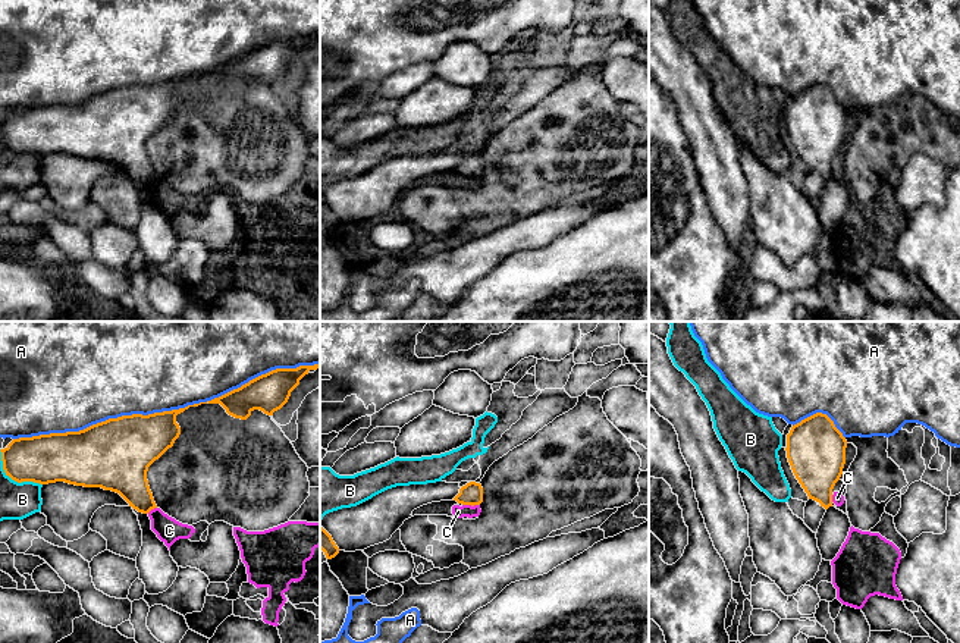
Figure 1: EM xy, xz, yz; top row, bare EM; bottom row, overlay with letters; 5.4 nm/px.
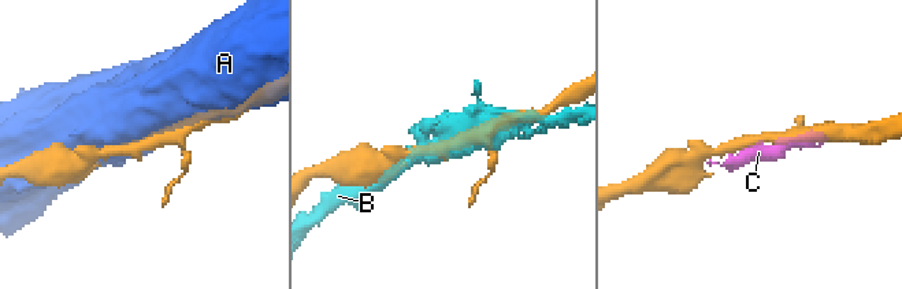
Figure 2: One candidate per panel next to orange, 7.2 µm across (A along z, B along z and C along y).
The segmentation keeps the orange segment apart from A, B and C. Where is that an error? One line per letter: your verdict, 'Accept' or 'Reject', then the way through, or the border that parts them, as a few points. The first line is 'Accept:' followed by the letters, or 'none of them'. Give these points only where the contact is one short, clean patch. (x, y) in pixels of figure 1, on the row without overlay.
Accept: none of them
A: Reject
B: Reject
C: Reject. Boundary: xz (463, 175), (479, 176)

